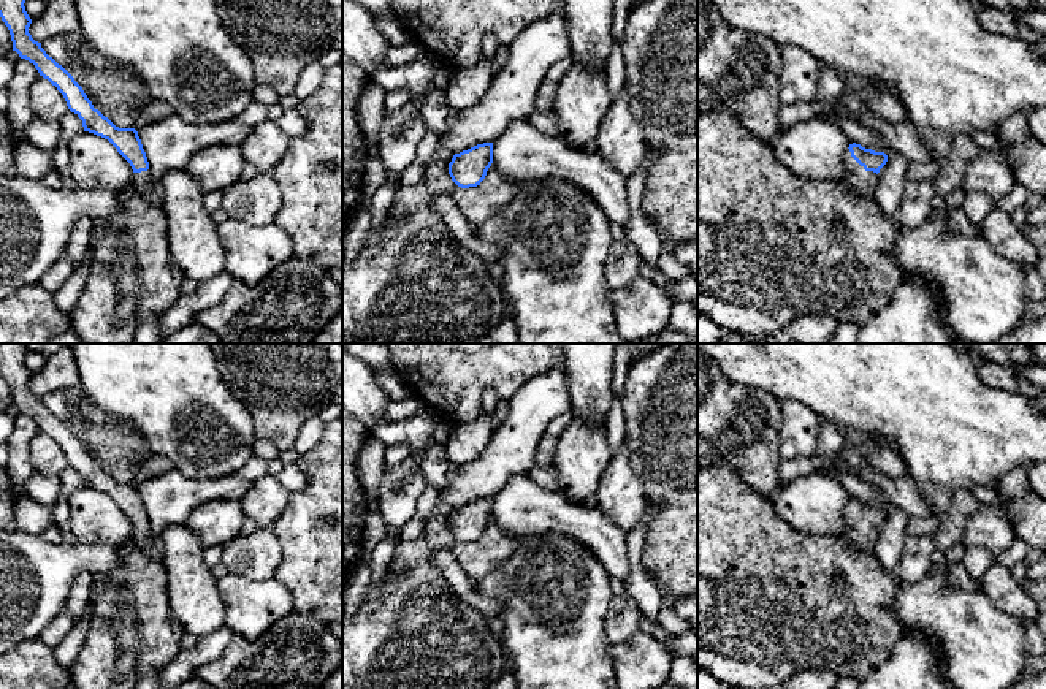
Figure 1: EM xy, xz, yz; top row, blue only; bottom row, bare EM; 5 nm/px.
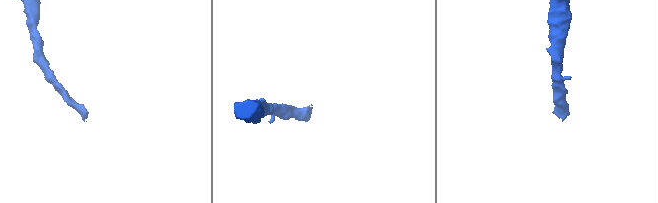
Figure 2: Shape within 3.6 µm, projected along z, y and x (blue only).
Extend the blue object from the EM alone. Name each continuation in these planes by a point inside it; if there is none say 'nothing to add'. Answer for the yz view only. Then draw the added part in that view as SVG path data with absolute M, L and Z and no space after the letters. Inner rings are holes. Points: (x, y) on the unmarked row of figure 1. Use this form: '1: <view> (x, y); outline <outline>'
1: yz (864, 537); outline M849 504L845 510L843 518L843 531L842 535L851 543L851 546L864 550L867 553L873 553L878 529L873 526L865 526L864 521L861 521L853 512Z

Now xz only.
nothing to add

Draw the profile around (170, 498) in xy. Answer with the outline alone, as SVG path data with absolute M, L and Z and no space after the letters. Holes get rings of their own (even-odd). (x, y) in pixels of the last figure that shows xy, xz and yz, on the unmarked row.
M171 469L138 485L149 516L149 526L160 532L171 524L185 524L190 513L201 504L212 501L241 501L252 488L252 480L238 474L222 478L189 478Z

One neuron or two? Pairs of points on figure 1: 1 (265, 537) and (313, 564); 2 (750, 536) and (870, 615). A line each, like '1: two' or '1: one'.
1: two
2: one

